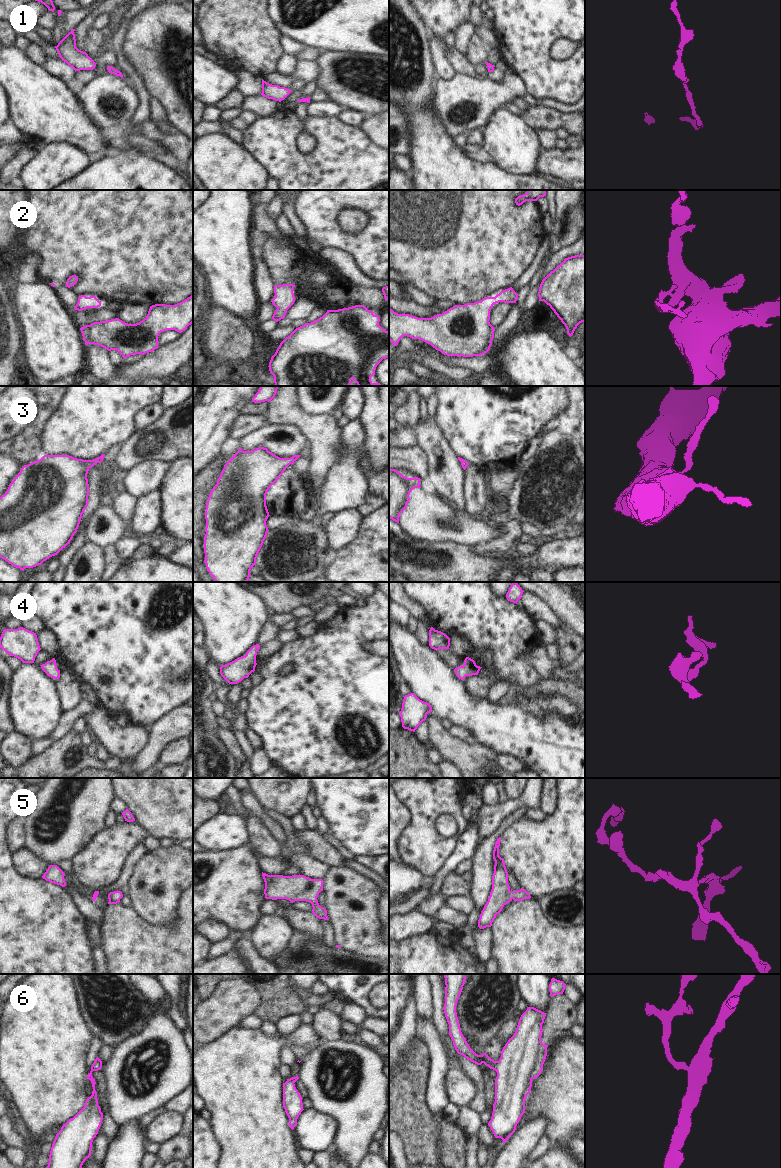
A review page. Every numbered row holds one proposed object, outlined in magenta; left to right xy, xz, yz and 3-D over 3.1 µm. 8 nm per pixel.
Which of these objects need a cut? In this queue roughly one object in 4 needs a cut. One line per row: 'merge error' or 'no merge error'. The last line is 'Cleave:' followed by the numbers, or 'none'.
1: no merge error
2: no merge error
3: no merge error
4: no merge error
5: no merge error
6: no merge error
Cleave: none

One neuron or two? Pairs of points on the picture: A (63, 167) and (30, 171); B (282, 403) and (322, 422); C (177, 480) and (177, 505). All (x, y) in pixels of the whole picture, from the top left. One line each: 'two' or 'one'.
A: one
B: one
C: one

